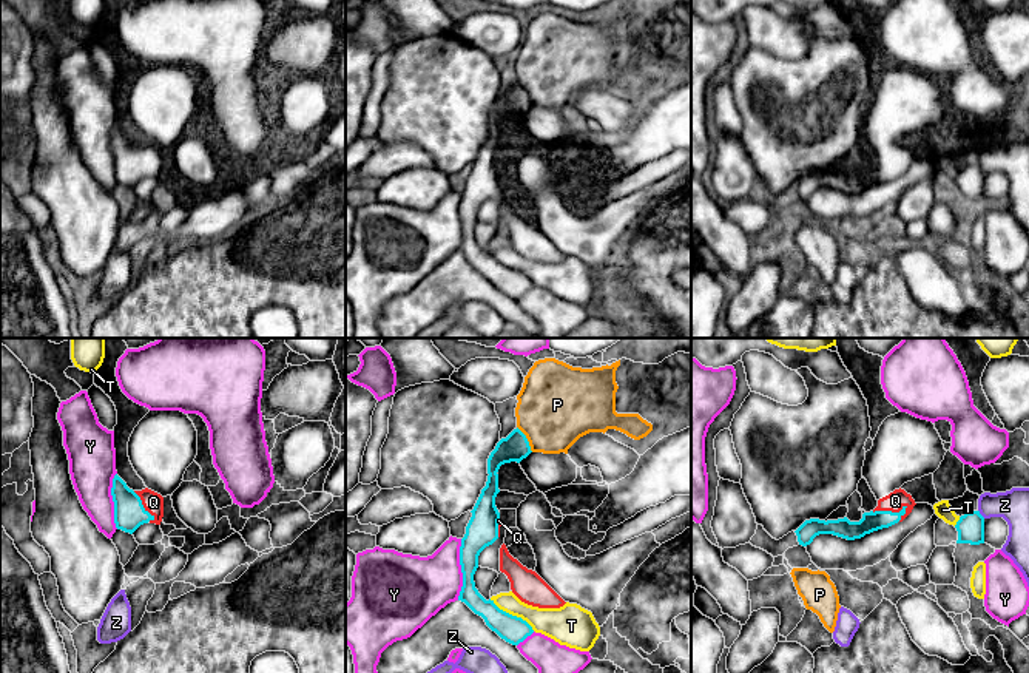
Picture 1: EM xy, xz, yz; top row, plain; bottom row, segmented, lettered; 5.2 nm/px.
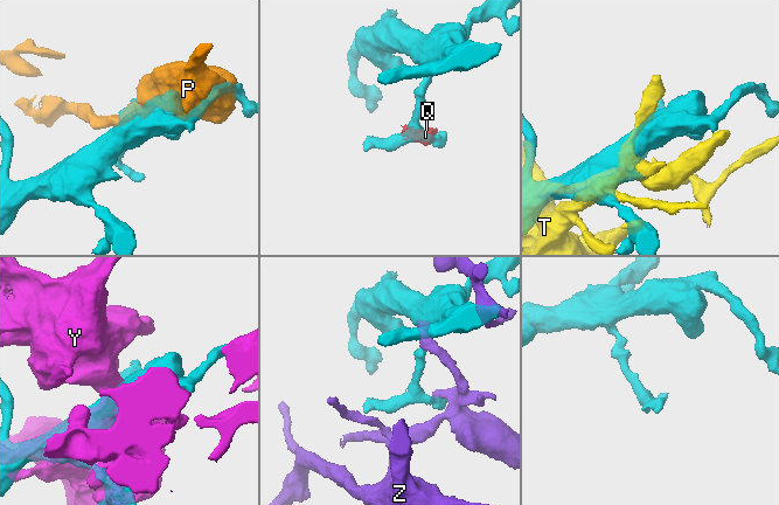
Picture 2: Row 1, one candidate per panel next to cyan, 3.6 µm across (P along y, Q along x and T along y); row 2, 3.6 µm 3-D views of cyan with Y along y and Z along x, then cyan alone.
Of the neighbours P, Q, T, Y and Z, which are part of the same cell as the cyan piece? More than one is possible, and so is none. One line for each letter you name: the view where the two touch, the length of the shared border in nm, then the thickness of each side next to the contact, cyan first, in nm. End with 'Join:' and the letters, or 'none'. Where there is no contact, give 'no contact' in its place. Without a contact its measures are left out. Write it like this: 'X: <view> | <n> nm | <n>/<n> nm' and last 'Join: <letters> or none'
Q: yz | 190 nm | 100/100 nm
Join: Q

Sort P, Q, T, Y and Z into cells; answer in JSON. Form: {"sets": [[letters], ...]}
{"sets": [["P"], ["Q"], ["T"], ["Y"], ["Z"]]}

